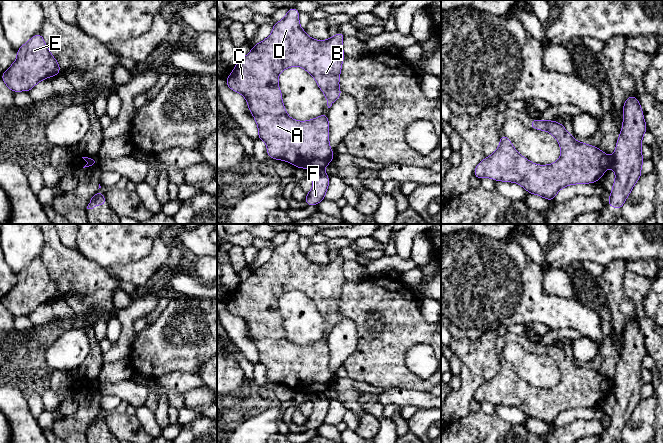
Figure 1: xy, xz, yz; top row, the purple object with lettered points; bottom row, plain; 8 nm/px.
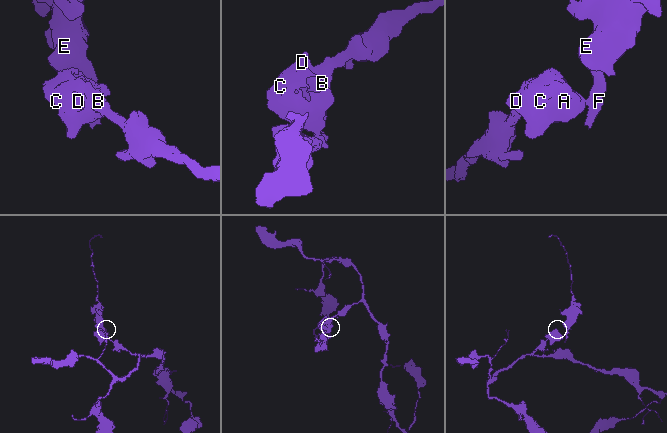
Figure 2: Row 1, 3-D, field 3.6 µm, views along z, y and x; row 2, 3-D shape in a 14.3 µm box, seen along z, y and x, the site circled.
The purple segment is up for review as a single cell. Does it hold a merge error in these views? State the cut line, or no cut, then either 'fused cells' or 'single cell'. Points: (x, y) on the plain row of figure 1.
cut xz (321, 392), (313, 395); fused cells

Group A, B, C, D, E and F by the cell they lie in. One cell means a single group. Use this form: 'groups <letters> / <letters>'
groups A B C D / E F

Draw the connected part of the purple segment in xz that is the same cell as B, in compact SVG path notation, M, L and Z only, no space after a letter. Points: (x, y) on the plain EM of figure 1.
M288 232L285 242L274 247L271 259L252 270L248 279L241 281L225 305L231 314L245 321L248 332L258 349L258 363L267 368L268 381L287 385L298 392L315 395L325 392L332 386L334 380L329 370L328 338L309 345L296 345L290 342L283 329L278 300L283 294L292 290L304 292L315 302L330 332L342 319L339 313L339 302L345 281L342 264L346 260L338 256L335 261L329 261L326 265L312 263L300 251L299 237L296 232Z

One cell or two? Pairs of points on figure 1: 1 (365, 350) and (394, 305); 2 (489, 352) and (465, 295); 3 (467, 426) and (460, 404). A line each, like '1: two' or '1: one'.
1: one
2: two
3: two

